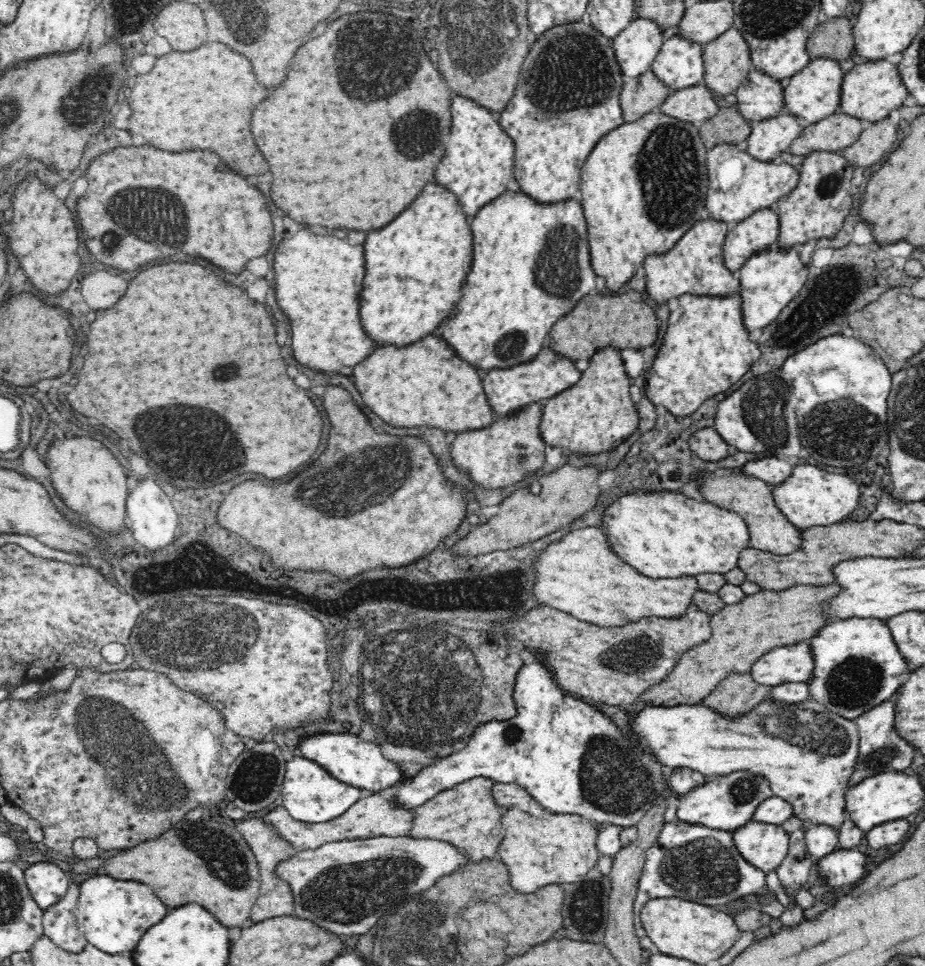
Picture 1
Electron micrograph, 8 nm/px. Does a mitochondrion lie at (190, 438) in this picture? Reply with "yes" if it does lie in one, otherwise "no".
yes

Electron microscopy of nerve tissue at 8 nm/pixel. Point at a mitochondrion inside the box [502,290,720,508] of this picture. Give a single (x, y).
(521, 460)

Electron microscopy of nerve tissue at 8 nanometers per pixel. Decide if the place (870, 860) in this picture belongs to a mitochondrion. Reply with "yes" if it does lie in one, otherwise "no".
no

